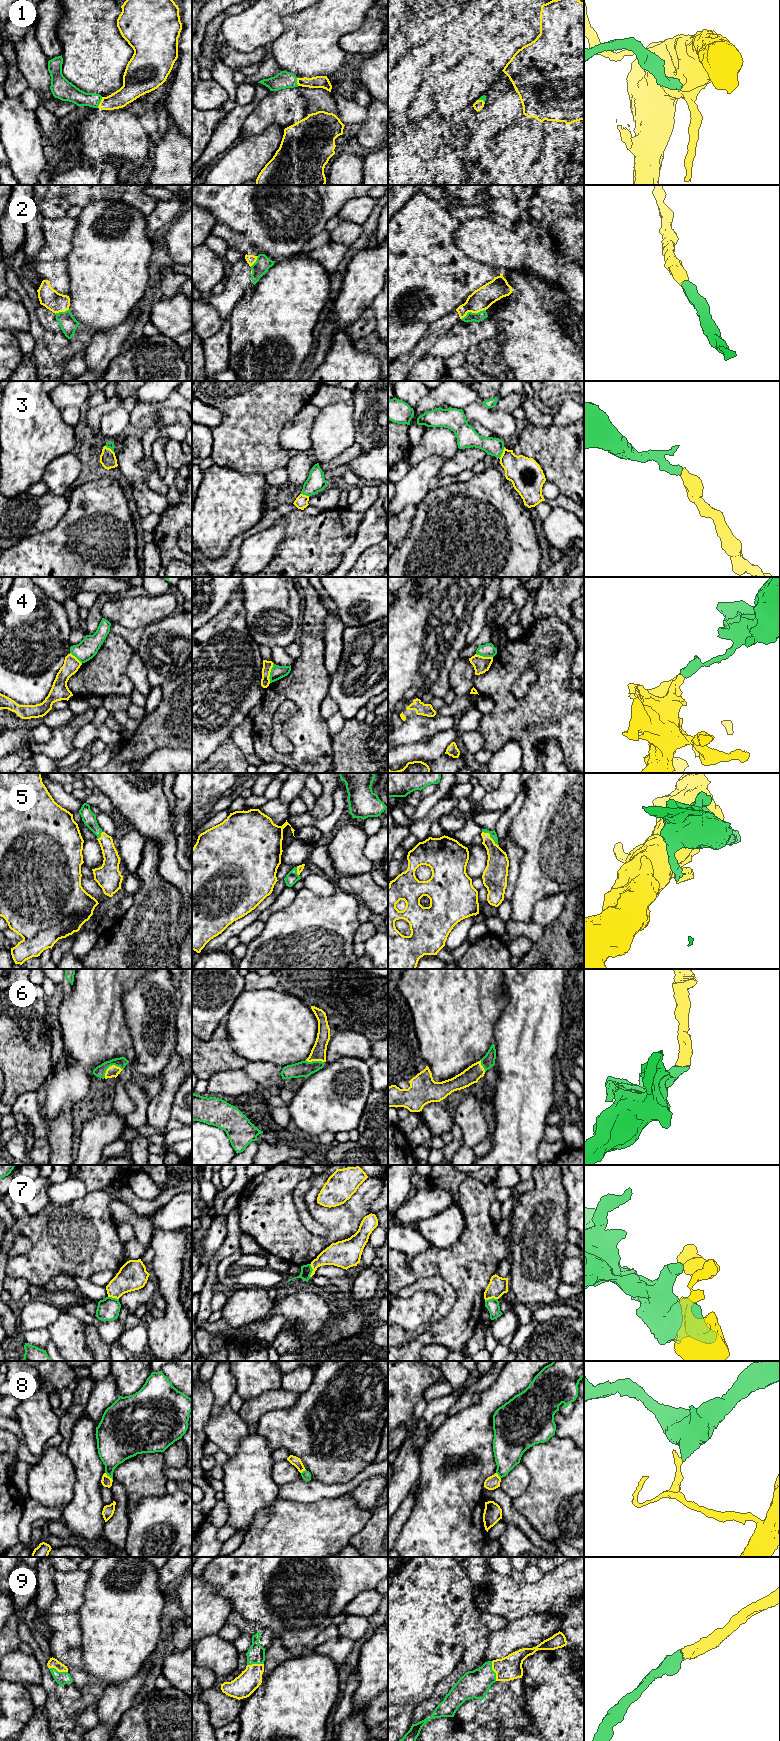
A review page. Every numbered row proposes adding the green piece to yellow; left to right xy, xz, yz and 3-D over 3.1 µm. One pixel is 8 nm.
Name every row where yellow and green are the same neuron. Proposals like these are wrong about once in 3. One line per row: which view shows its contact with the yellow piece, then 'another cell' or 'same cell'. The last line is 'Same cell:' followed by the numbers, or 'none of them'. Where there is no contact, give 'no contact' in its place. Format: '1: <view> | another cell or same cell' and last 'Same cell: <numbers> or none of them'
1: xy | same cell
2: yz | same cell
3: yz | same cell
4: xz | another cell
5: yz | same cell
6: xy | same cell
7: xz | another cell
8: xy | another cell
9: yz | same cell
Same cell: 1, 2, 3, 5, 6, 9

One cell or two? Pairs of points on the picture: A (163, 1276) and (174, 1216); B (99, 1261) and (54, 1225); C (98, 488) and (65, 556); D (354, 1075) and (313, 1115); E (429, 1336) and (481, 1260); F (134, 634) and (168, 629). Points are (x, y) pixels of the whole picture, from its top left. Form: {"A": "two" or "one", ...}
{"A": "two", "B": "one", "C": "one", "D": "one", "E": "one", "F": "two"}

